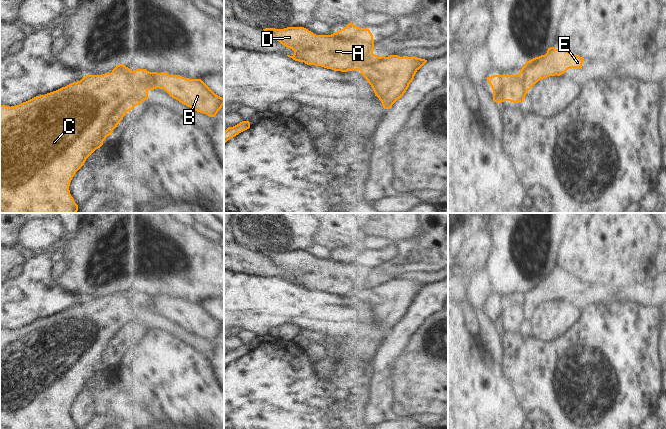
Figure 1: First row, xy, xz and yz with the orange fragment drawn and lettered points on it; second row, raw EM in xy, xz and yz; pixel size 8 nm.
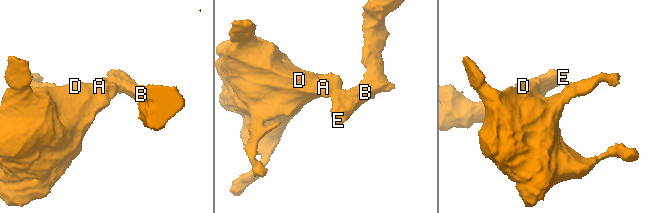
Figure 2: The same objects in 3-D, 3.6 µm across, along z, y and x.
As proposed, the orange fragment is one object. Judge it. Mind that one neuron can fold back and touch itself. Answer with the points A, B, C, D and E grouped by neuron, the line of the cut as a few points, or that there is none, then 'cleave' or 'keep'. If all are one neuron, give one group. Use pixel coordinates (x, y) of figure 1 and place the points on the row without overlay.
A C D / B E; cut in xy along (134, 294), (140, 300), (147, 315); cleave

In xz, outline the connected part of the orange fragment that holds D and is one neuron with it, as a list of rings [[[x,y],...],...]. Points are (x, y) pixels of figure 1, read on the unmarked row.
[[[352,246],[331,259],[316,259],[304,251],[266,252],[263,254],[285,271],[291,272],[294,278],[287,280],[293,284],[334,295],[359,294],[370,283],[374,275],[374,263],[370,254],[357,251]]]

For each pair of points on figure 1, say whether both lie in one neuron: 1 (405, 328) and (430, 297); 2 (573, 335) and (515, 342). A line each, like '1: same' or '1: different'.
1: same
2: same

